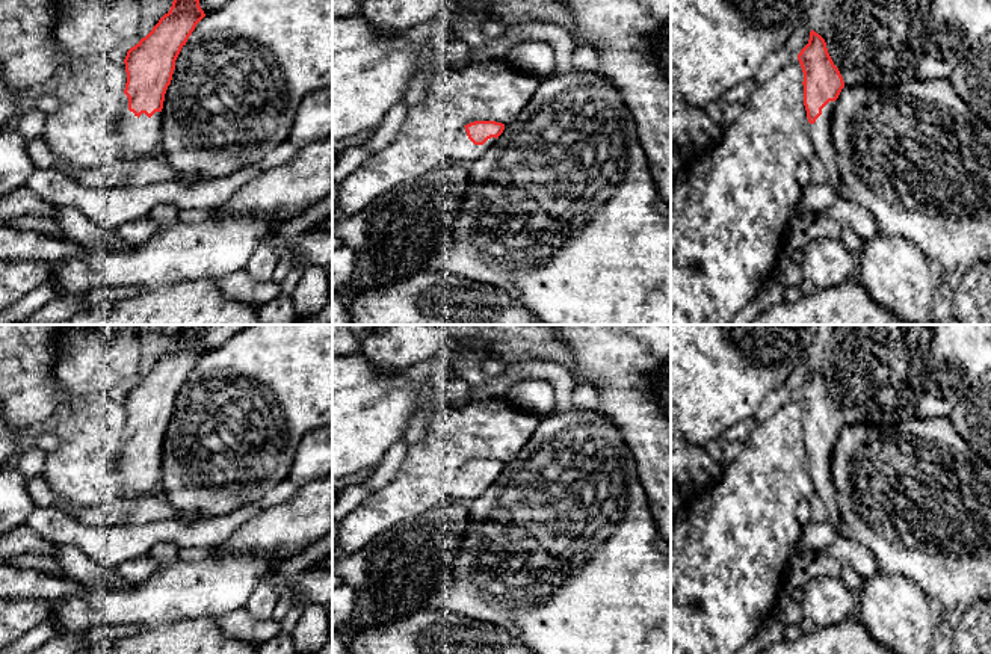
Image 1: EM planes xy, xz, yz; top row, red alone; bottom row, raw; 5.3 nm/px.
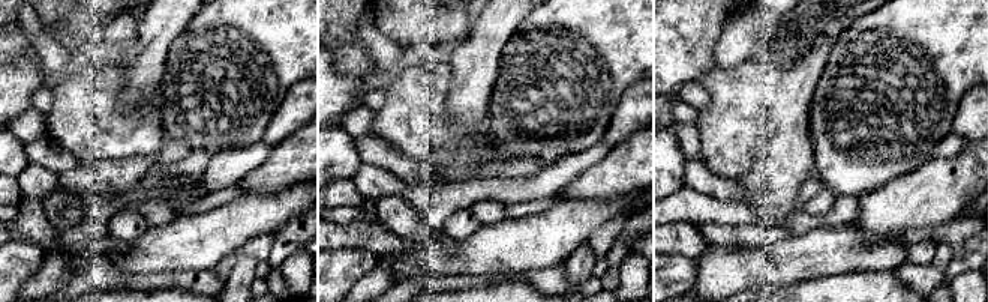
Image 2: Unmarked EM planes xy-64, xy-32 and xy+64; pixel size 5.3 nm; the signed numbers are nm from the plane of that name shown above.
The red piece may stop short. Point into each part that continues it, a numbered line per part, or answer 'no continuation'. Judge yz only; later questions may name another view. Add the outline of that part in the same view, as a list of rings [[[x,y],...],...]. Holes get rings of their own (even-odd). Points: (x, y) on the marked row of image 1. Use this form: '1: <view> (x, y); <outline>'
1: yz (821, 132); [[[829,101],[822,109],[822,115],[816,119],[816,122],[810,124],[810,137],[814,148],[814,157],[822,162],[828,174],[826,183],[834,189],[837,196],[843,196],[841,174],[835,160],[835,150],[832,142],[832,113],[834,101]]]

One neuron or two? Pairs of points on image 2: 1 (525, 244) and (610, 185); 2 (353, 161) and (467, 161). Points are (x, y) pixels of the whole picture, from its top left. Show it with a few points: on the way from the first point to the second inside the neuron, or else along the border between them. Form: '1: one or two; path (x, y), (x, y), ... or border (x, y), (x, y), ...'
1: two; border (625, 194), (610, 200), (562, 202)
2: two; border (353, 138), (357, 155), (363, 161)

